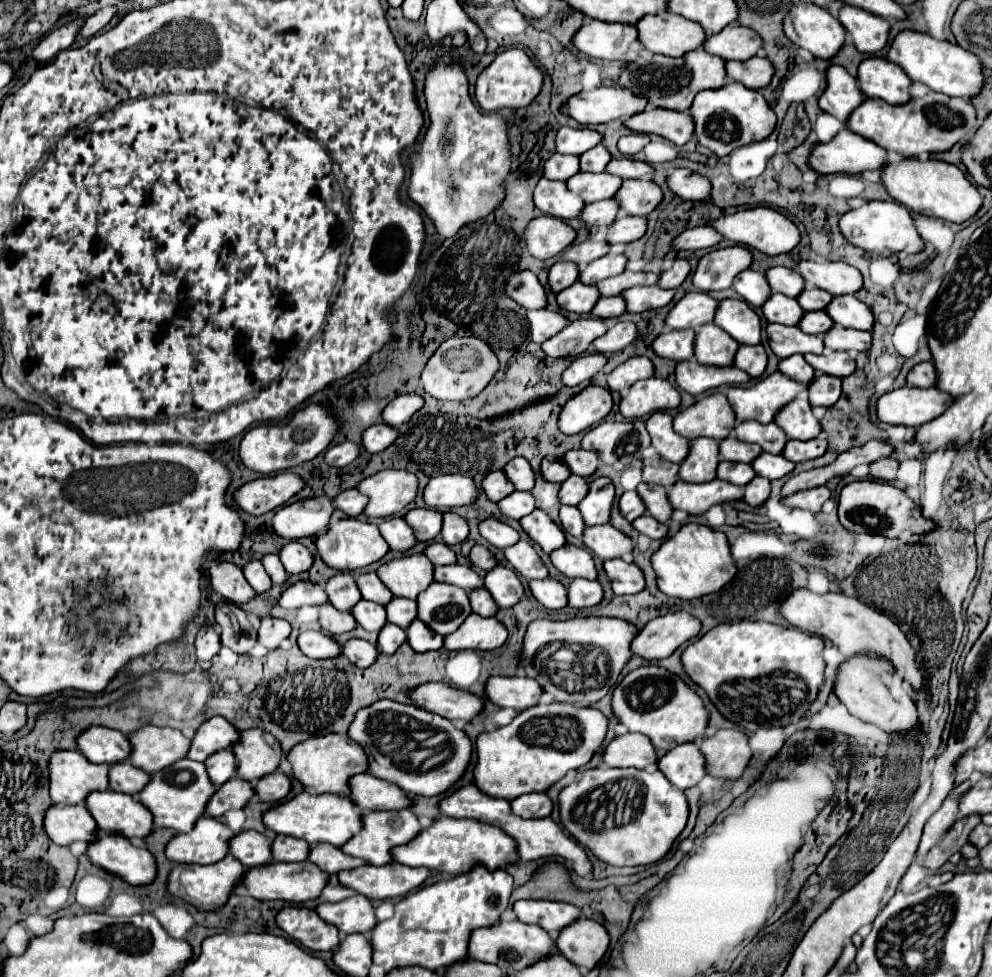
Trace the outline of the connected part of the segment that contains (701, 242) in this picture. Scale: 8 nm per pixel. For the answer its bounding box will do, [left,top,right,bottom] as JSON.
[672,226,722,250]

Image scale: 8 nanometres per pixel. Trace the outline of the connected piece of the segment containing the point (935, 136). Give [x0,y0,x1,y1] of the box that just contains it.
[846,92,976,161]

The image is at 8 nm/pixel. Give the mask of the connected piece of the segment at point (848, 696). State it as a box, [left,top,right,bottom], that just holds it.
[834,656,918,732]

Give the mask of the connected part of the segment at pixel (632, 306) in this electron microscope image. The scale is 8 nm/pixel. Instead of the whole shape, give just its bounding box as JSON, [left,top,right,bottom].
[620,286,676,314]

